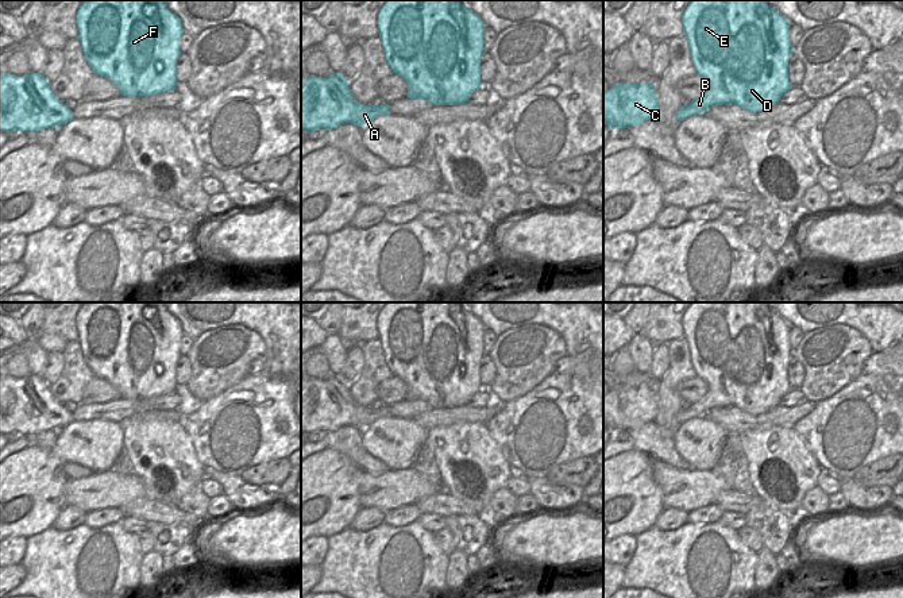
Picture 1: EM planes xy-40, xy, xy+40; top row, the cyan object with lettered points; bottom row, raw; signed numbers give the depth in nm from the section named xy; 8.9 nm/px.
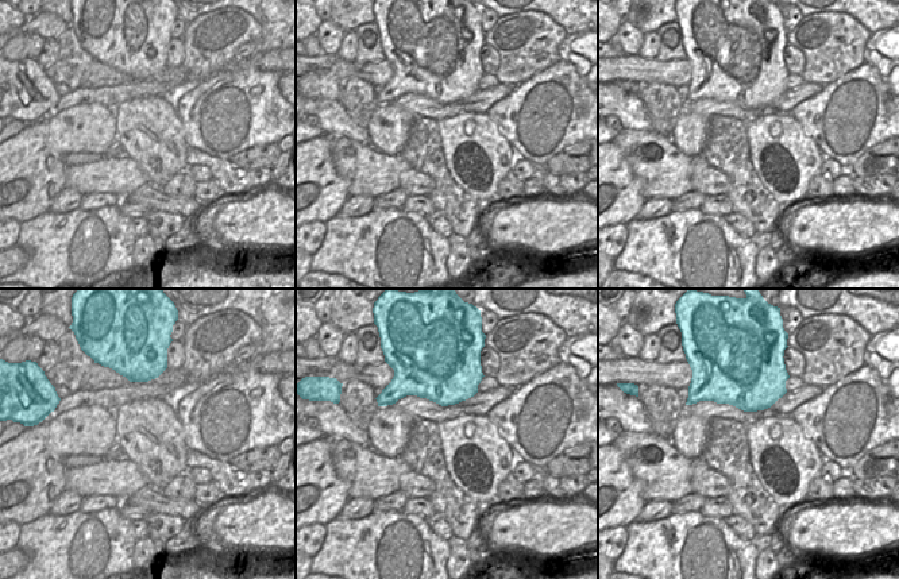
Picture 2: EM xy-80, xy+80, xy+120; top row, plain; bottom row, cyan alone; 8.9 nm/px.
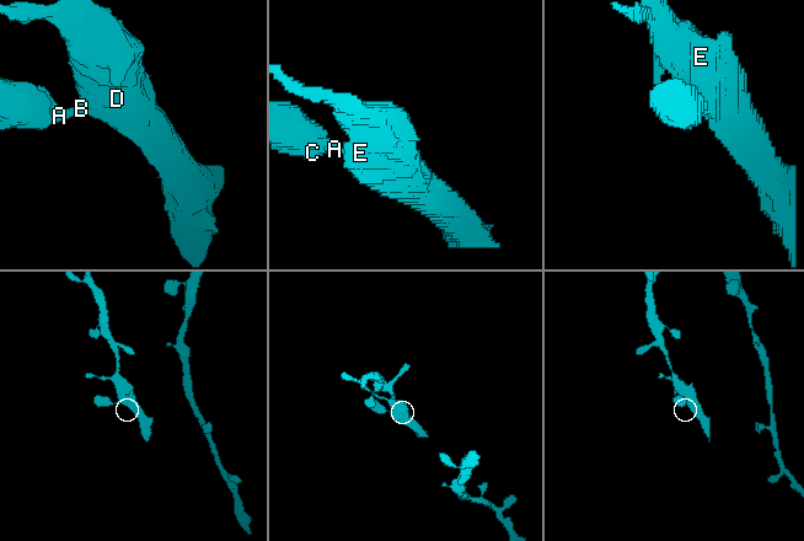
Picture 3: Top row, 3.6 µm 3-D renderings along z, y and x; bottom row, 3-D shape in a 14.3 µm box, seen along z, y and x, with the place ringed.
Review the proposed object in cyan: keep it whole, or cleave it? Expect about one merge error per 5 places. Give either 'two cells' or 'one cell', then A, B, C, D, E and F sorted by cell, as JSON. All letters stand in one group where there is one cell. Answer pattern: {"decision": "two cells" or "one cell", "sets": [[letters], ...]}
{"decision": "one cell", "sets": [["A", "B", "C", "D", "E", "F"]]}

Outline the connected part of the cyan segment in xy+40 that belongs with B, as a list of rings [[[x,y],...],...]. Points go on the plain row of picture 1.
[[[691,302],[682,316],[683,339],[688,344],[691,364],[709,389],[706,394],[676,416],[679,424],[707,414],[714,408],[738,408],[761,414],[779,406],[791,390],[788,362],[794,355],[787,324],[763,302]]]

